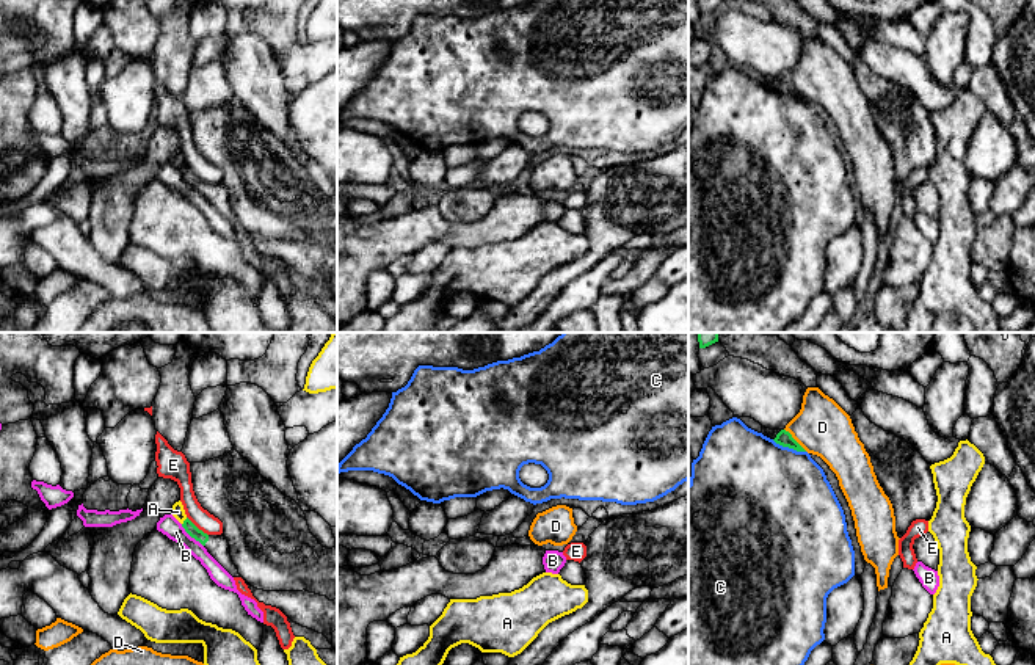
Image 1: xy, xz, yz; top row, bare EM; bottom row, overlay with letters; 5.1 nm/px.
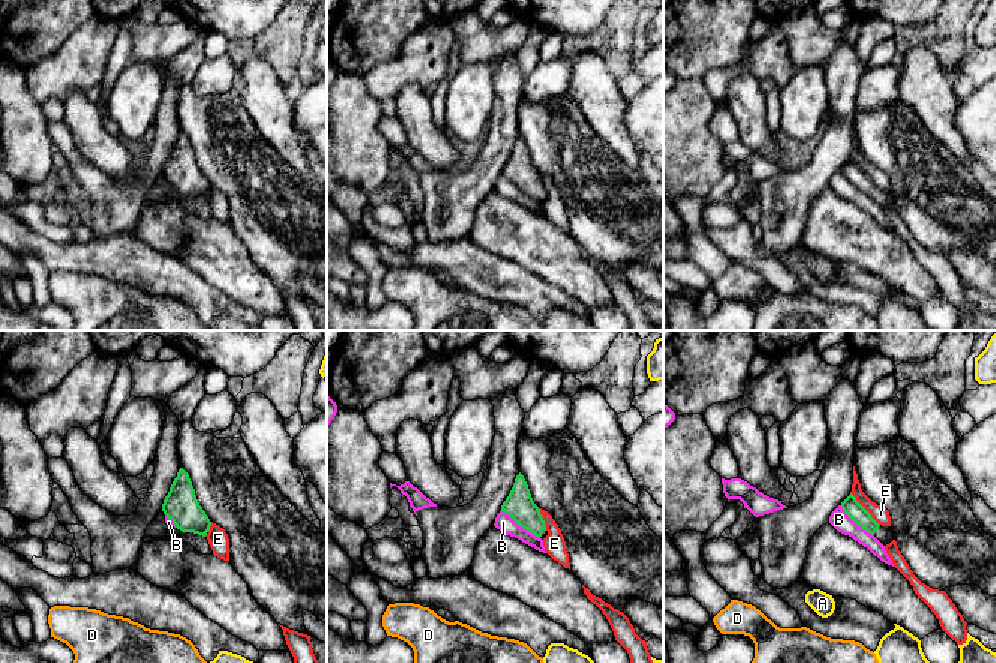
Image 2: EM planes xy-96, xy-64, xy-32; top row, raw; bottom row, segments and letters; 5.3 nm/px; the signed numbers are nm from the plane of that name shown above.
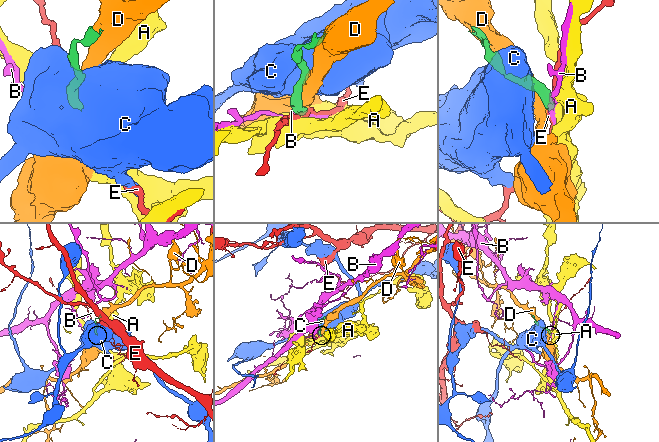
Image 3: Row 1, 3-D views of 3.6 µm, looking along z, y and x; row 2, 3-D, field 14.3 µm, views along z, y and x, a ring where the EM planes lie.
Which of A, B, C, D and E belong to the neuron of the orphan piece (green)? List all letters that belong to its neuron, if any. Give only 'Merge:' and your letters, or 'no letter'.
Merge: no letter

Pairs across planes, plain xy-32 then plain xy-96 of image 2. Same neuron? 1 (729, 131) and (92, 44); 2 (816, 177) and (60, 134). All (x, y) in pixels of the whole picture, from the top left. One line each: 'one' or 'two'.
1: two
2: one

